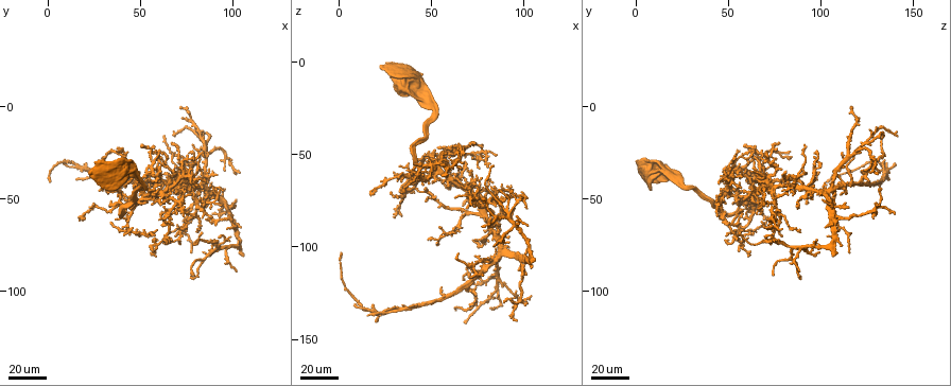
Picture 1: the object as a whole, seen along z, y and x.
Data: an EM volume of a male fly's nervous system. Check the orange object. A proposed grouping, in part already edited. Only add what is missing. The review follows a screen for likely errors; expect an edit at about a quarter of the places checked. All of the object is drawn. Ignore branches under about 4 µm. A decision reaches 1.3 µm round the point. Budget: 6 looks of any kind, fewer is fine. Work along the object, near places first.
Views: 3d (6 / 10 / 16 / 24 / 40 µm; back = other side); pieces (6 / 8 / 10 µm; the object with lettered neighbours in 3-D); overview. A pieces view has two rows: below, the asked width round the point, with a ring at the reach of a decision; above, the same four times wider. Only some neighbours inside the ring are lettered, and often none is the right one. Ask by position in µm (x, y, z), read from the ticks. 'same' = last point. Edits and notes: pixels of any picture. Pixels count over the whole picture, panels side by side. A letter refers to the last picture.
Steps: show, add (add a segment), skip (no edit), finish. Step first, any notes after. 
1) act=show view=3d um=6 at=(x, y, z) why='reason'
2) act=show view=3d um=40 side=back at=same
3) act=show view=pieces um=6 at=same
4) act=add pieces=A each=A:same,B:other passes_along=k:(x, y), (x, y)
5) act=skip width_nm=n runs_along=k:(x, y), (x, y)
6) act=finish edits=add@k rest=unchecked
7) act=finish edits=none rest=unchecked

act=show view=3d um=40 at=(81, 44, 52) why='branch stops here'

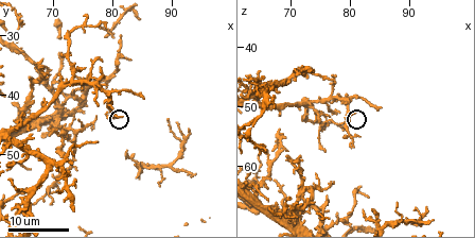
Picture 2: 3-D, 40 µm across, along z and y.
act=show view=3d um=6 at=(80.5, 42.5, 51.0) why='closer look'

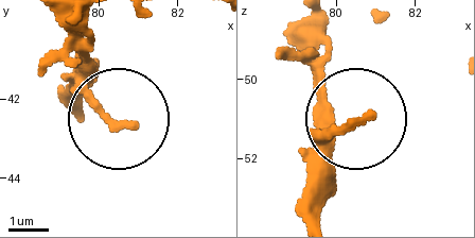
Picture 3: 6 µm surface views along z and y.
act=show view=pieces um=6 at=(80.80, 42.60, 50.90)

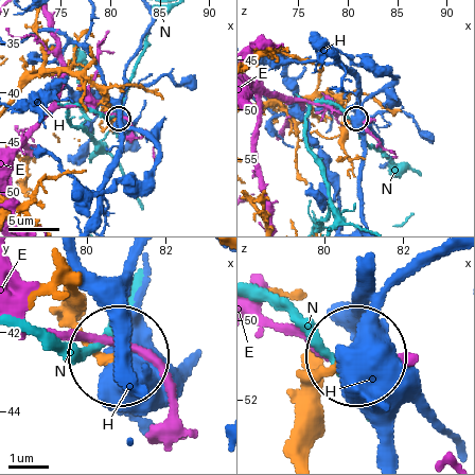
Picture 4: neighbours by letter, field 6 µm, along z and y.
act=skip width_nm=180 each=E:other,H:other,N:other found='no lettered segment goes on from it'

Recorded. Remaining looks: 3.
act=show view=3d um=40 at=(69, 70, 79) why='an open end'

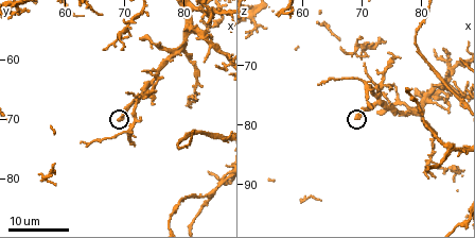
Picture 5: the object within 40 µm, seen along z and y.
act=show view=pieces um=6 at=(69.0, 70.0, 79.0)

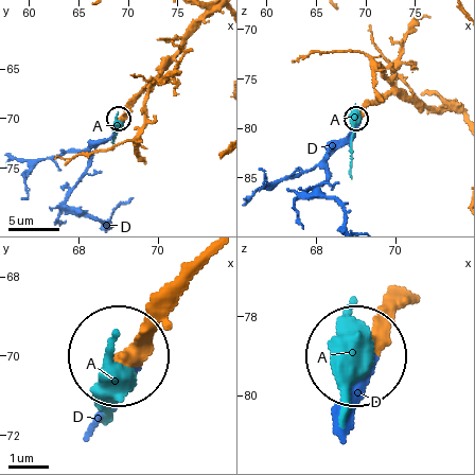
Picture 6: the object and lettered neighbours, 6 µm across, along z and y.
act=add pieces=D width_nm=420 each=A:other,D:same found='it goes on there'

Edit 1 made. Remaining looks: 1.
act=finish edits=add@6 rest=unchecked

